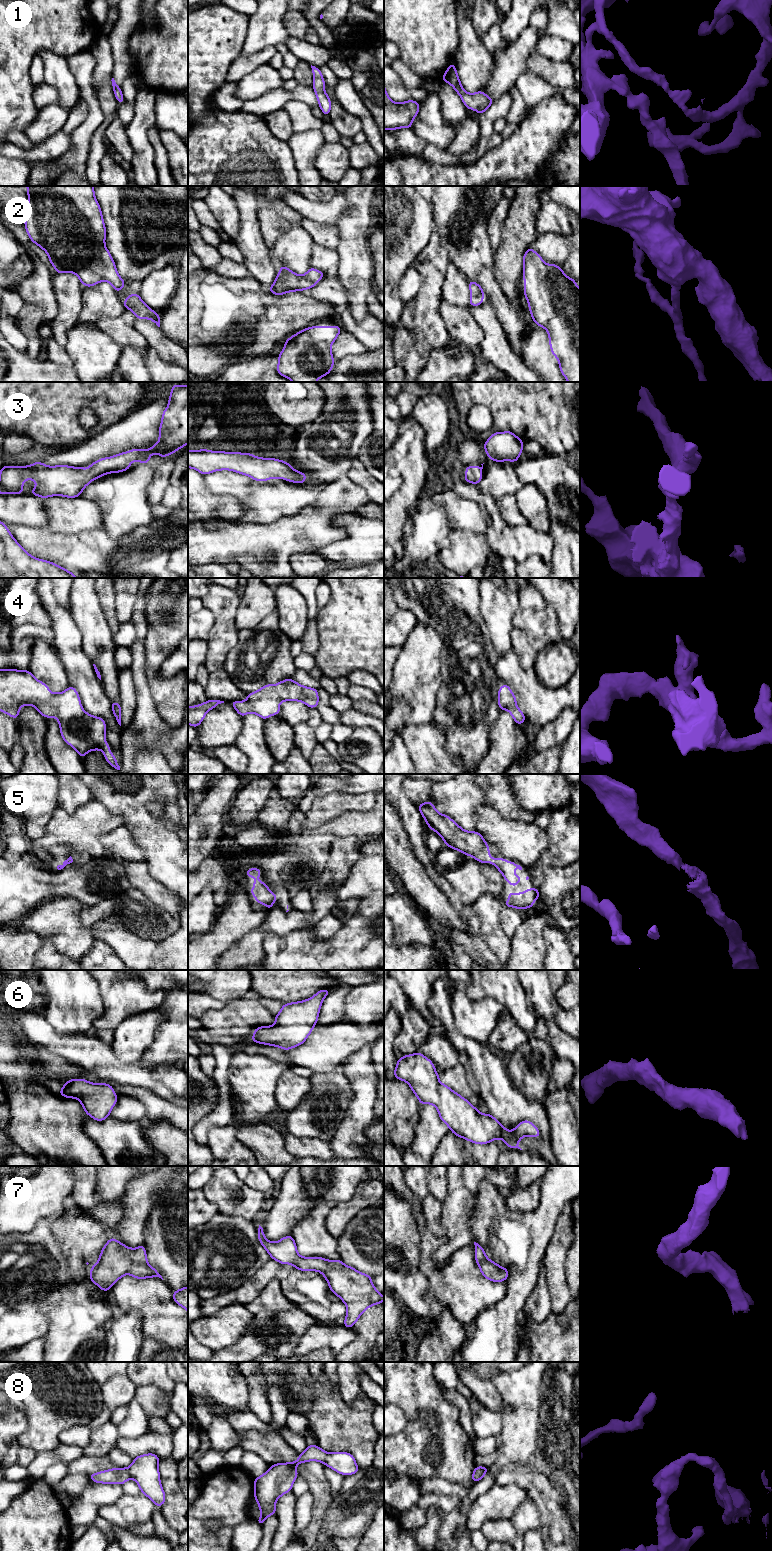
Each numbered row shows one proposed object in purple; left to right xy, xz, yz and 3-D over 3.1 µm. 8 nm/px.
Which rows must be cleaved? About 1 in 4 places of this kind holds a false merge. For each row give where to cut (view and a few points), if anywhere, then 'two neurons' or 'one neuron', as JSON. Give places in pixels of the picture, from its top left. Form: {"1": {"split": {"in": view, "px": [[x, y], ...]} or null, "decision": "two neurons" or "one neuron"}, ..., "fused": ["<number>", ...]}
{"1": {"split": null, "decision": "one neuron"}, "2": {"split": null, "decision": "one neuron"}, "3": {"split": null, "decision": "one neuron"}, "4": {"split": null, "decision": "one neuron"}, "5": {"split": null, "decision": "one neuron"}, "6": {"split": null, "decision": "one neuron"}, "7": {"split": null, "decision": "one neuron"}, "8": {"split": {"in": "xy", "px": [[127, 1468], [131, 1477]]}, "decision": "two neurons"}, "fused": ["8"]}

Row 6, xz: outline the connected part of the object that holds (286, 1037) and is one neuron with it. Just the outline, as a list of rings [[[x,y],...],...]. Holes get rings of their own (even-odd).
[[[323,989],[307,1000],[283,1004],[275,1024],[255,1028],[251,1041],[289,1050],[303,1044],[318,1021],[321,1004],[331,990]]]

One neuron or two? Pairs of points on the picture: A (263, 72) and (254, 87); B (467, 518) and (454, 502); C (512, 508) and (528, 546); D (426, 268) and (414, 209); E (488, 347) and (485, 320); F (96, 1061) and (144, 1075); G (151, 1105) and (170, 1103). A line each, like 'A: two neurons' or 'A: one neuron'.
A: one neuron
B: one neuron
C: two neurons
D: two neurons
E: one neuron
F: one neuron
G: one neuron

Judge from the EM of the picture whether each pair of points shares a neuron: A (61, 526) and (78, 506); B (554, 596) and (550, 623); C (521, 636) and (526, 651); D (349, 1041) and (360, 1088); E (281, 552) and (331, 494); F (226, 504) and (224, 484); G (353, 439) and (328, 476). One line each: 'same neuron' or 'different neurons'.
A: same neuron
B: different neurons
C: same neuron
D: different neurons
E: same neuron
F: different neurons
G: same neuron

